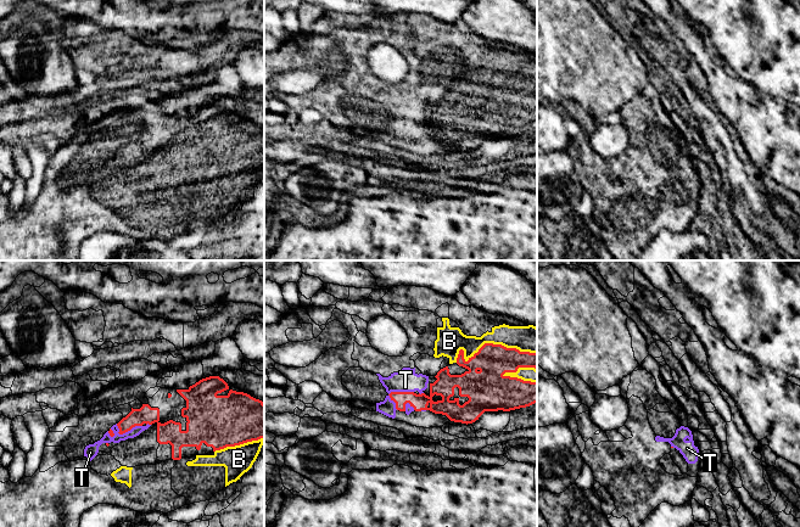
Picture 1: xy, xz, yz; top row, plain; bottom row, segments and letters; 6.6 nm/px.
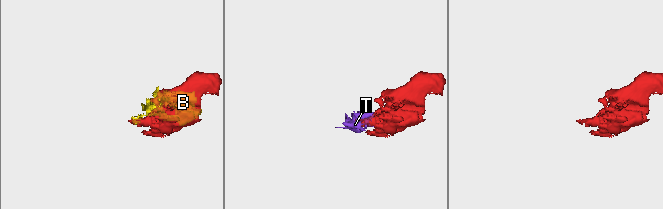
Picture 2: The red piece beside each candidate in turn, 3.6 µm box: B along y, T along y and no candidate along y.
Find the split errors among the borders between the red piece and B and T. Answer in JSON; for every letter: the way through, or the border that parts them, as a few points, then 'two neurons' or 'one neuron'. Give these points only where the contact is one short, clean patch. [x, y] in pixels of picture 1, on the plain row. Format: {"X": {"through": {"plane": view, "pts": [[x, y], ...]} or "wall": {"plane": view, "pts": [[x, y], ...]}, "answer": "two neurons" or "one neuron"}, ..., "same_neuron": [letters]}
{"B": {"answer": "one neuron"}, "T": {"answer": "one neuron"}, "same_neuron": ["B", "T"]}

